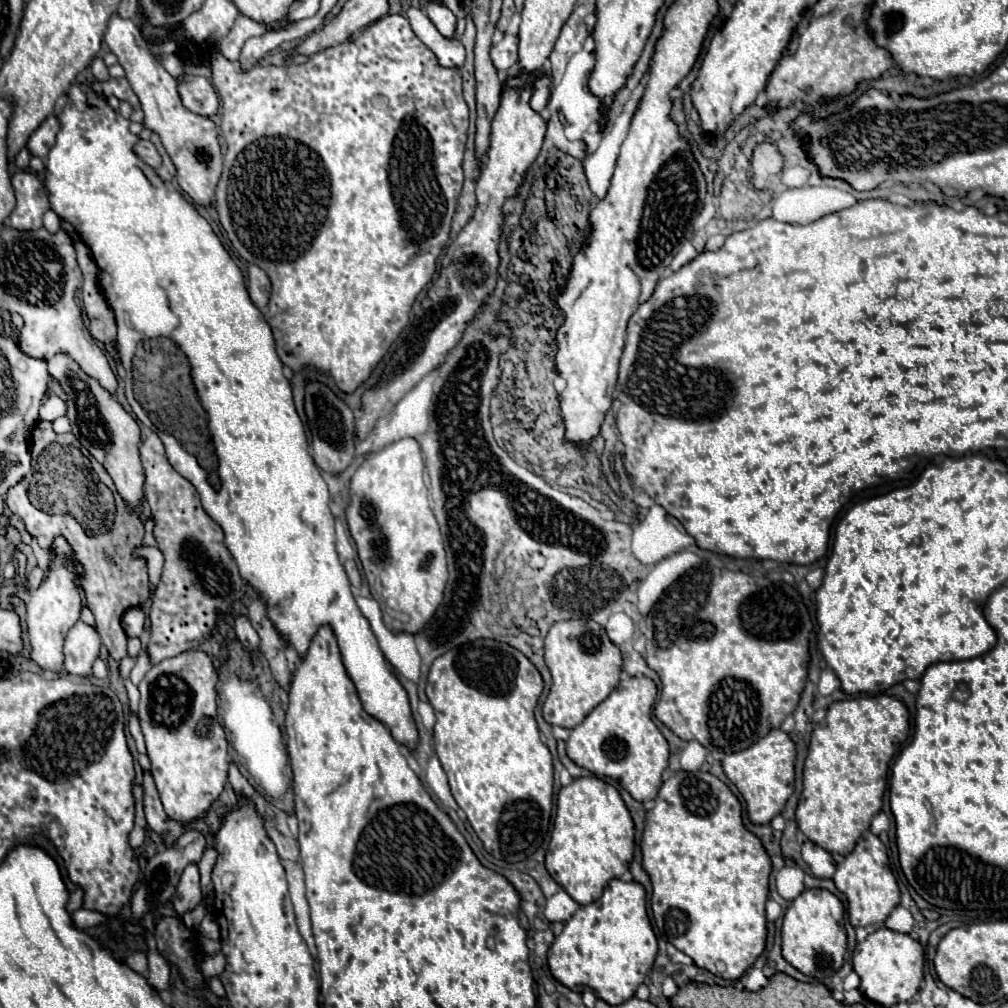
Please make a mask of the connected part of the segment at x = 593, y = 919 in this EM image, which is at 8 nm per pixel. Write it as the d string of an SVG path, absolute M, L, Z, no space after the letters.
M610 880L600 900L580 906L548 950L552 976L566 988L590 990L616 1006L634 996L654 964L658 942L646 912L646 892L638 882Z

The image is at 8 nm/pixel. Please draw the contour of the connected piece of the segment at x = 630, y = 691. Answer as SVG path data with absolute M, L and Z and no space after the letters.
M630 676L622 678L618 688L602 702L598 704L582 724L570 730L570 738L566 742L568 758L598 778L612 778L620 782L620 786L638 802L654 800L658 794L658 788L662 784L662 770L668 766L668 744L656 724L652 722L652 704L656 698L656 684L650 678L644 676Z

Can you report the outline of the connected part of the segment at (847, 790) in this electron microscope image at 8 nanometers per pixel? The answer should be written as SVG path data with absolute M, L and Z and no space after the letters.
M860 696L852 700L834 702L828 706L822 722L814 726L808 756L804 760L804 776L802 776L802 796L796 808L796 822L800 832L820 848L830 854L850 854L860 834L870 828L872 816L880 812L882 798L886 790L888 766L894 754L900 750L908 736L908 710L900 700L890 696Z

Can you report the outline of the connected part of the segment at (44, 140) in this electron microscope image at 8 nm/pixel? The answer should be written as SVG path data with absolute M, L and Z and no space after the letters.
M48 116L48 118L38 126L38 130L30 136L30 140L28 140L28 150L30 150L34 156L46 158L48 150L50 150L52 144L56 142L58 130L60 130L60 120L58 120L58 116Z

